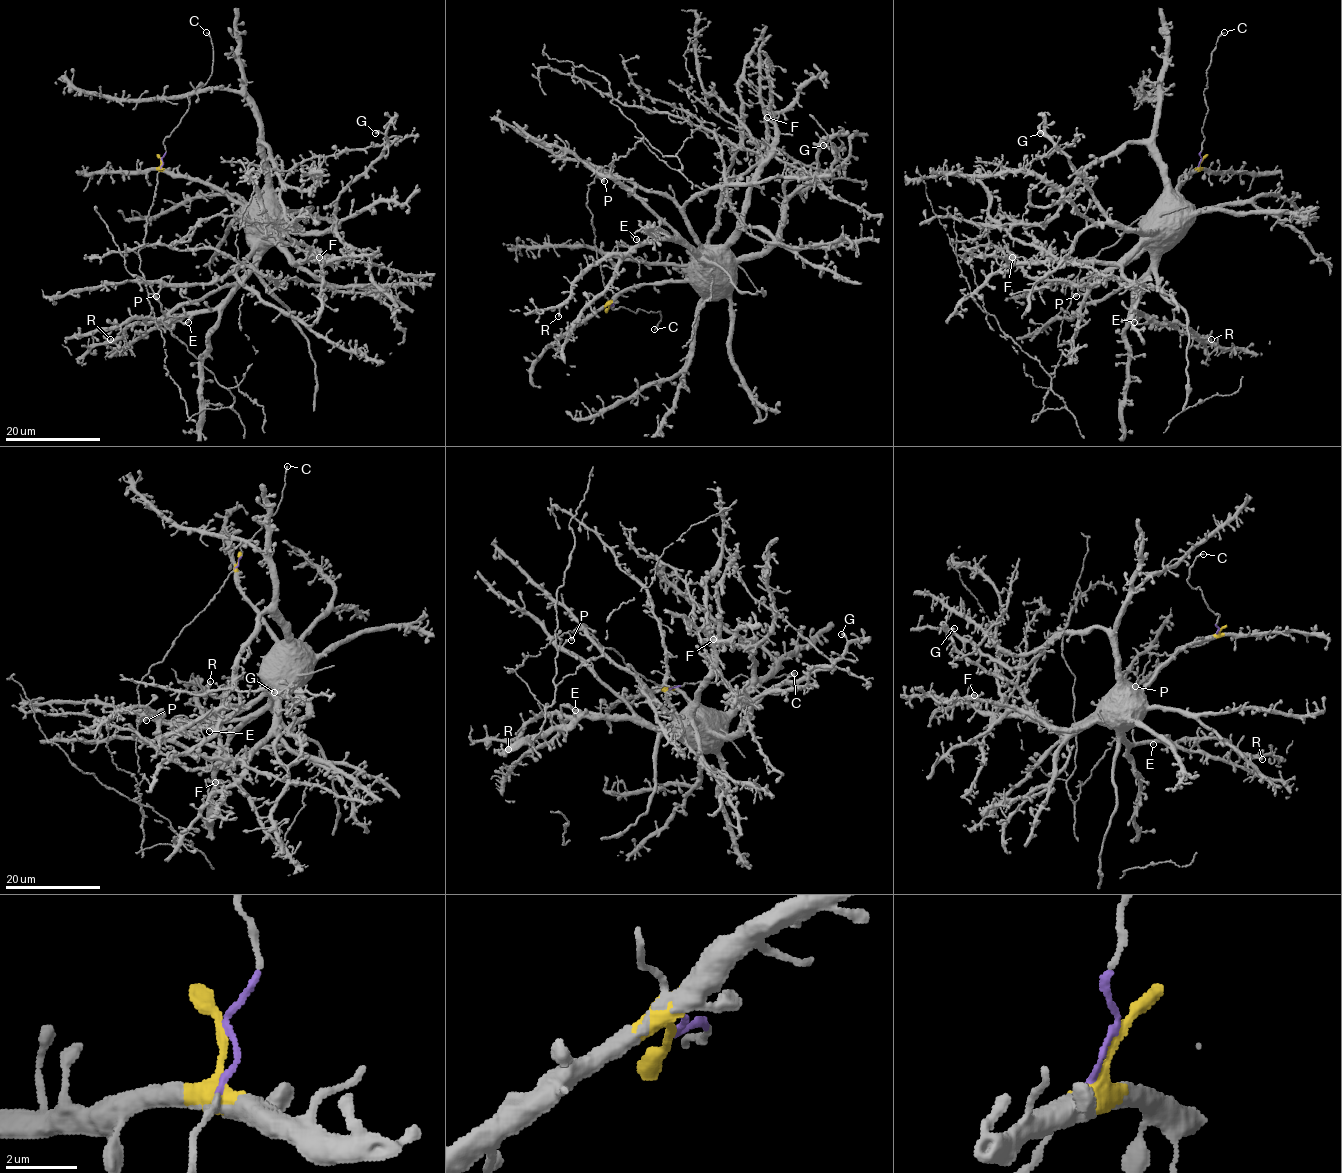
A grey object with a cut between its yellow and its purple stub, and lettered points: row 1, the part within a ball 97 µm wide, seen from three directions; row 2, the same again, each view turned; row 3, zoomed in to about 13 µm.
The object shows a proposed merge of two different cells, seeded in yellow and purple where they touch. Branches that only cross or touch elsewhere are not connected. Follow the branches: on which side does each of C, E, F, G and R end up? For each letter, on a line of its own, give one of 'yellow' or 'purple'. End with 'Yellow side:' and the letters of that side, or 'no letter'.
C: purple
E: yellow
F: yellow
G: yellow
R: yellow
Yellow side: E, F, G, R

